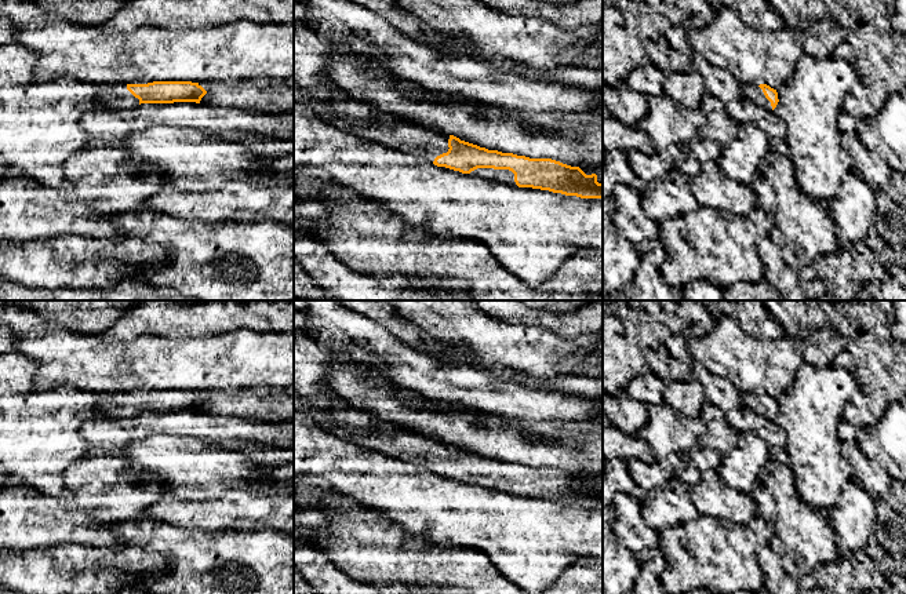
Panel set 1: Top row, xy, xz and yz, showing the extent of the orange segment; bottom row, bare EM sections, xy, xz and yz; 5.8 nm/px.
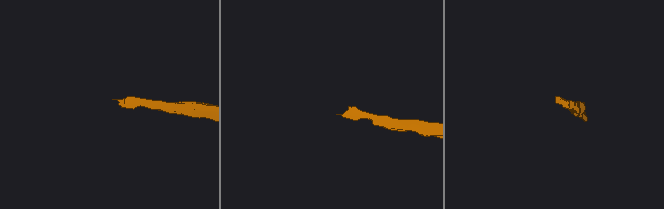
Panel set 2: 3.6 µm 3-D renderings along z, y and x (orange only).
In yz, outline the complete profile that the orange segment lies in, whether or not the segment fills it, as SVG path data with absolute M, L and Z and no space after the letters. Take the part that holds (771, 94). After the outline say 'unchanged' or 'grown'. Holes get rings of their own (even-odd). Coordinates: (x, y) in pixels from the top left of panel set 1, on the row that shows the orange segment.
M741 84L741 87L743 98L750 99L768 110L774 110L779 102L776 90L771 88L767 84Z | grown

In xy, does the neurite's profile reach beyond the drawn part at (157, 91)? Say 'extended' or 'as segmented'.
extended

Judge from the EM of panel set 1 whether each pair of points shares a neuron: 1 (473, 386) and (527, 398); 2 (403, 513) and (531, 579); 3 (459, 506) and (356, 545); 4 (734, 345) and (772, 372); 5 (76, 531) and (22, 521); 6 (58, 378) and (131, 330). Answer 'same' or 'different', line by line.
1: same
2: same
3: different
4: same
5: same
6: different

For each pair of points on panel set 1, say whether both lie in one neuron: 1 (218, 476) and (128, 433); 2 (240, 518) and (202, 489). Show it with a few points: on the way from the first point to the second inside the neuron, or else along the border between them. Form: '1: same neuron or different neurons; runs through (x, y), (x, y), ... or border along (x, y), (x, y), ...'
1: different neurons; border along (174, 436), (153, 434), (134, 440), (116, 454)
2: different neurons; border along (243, 487), (232, 487), (215, 498), (181, 500)

